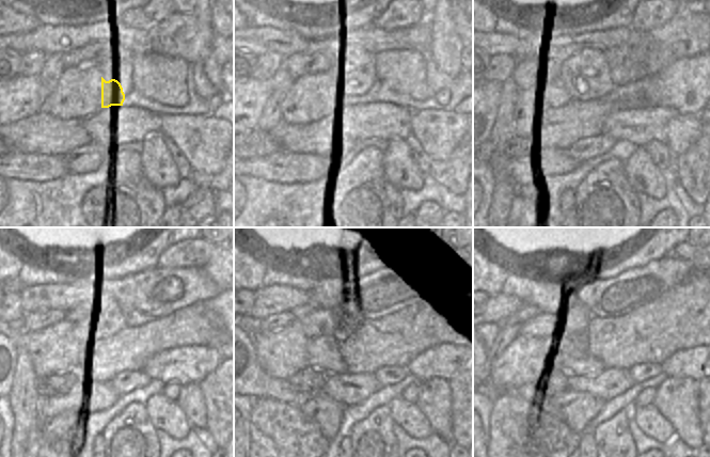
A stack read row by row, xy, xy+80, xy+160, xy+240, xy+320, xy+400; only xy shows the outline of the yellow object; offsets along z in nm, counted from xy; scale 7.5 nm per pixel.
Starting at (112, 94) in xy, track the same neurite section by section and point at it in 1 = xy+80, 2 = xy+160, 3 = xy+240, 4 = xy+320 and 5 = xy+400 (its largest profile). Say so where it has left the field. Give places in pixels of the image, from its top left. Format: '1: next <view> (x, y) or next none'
1: next xy+80 (338, 96)
2: next xy+160 (563, 88)
3: next xy+240 (79, 317)
4: next xy+320 (319, 322)
5: next xy+400 (543, 326)

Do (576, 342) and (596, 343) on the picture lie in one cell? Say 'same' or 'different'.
different

